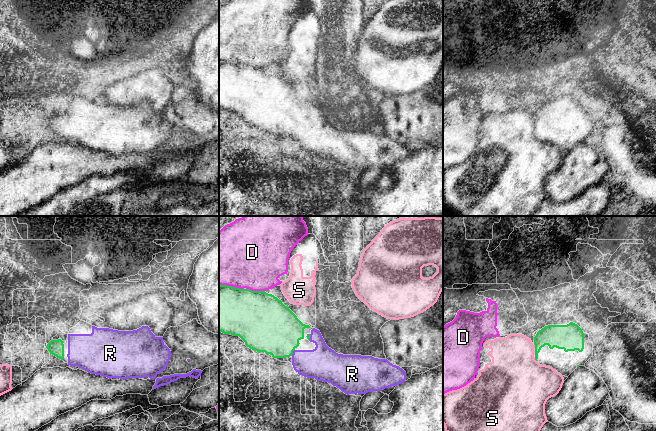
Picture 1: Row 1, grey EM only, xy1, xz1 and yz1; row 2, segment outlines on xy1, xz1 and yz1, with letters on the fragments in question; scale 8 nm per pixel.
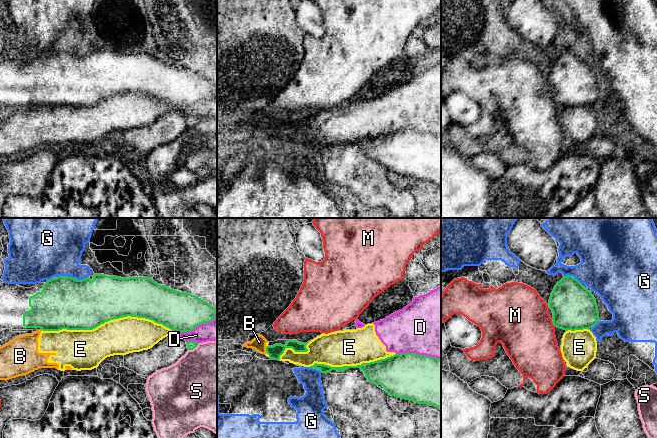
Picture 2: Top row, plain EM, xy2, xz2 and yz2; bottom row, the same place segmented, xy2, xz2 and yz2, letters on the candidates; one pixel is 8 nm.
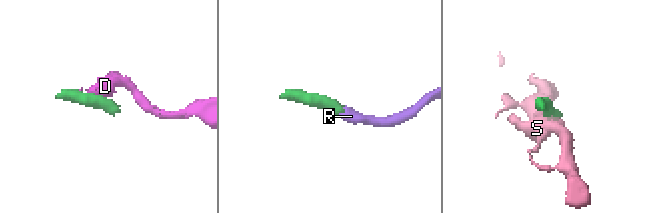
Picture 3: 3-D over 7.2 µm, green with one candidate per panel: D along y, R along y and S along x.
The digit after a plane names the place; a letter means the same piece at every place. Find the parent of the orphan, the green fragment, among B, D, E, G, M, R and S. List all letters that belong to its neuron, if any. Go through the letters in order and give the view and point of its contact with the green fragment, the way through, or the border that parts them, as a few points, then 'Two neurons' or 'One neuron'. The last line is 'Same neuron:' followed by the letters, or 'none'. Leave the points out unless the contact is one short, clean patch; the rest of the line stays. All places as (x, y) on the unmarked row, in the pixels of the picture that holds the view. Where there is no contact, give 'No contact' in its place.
B: Touches green at xz2 (266, 125). Boundary: xz2 (267, 122), (265, 127). Two neurons
D: Touches green at xy2 (196, 102). Two neurons
E: Touches green at xy2 (106, 97). Two neurons
G: Touches green at xy2 (73, 54). Two neurons
M: Touches green at yz2 (553, 100). Boundary: yz2 (551, 97), (555, 102). Two neurons
R: Touches green at xz1 (292, 128). One neuron
S: Touches green at xy2 (193, 124). Two neurons
Same neuron: R

